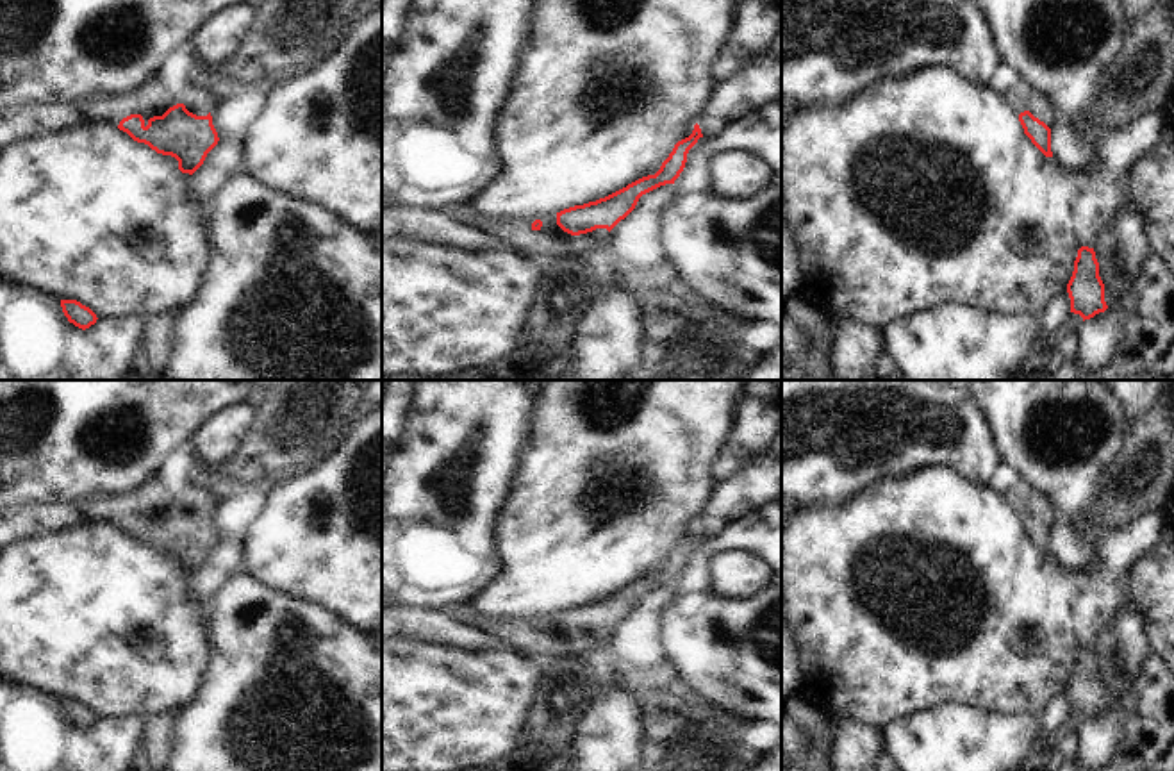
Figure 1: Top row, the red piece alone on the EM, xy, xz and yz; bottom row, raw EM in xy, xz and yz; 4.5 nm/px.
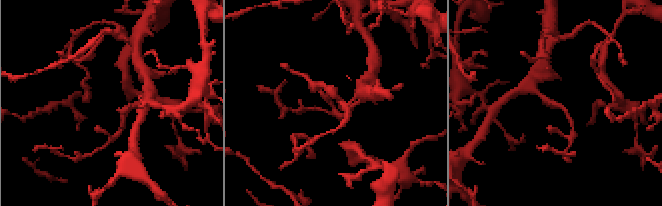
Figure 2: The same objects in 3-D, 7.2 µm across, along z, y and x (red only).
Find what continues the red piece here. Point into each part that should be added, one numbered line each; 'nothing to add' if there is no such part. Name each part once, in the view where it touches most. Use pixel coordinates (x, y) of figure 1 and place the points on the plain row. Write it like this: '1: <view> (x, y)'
1: xy (150, 498)

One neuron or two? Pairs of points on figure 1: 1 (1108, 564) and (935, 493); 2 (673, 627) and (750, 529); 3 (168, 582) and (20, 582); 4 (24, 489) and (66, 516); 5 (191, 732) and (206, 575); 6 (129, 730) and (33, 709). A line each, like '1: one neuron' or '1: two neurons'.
1: one neuron
2: one neuron
3: one neuron
4: two neurons
5: two neurons
6: one neuron

